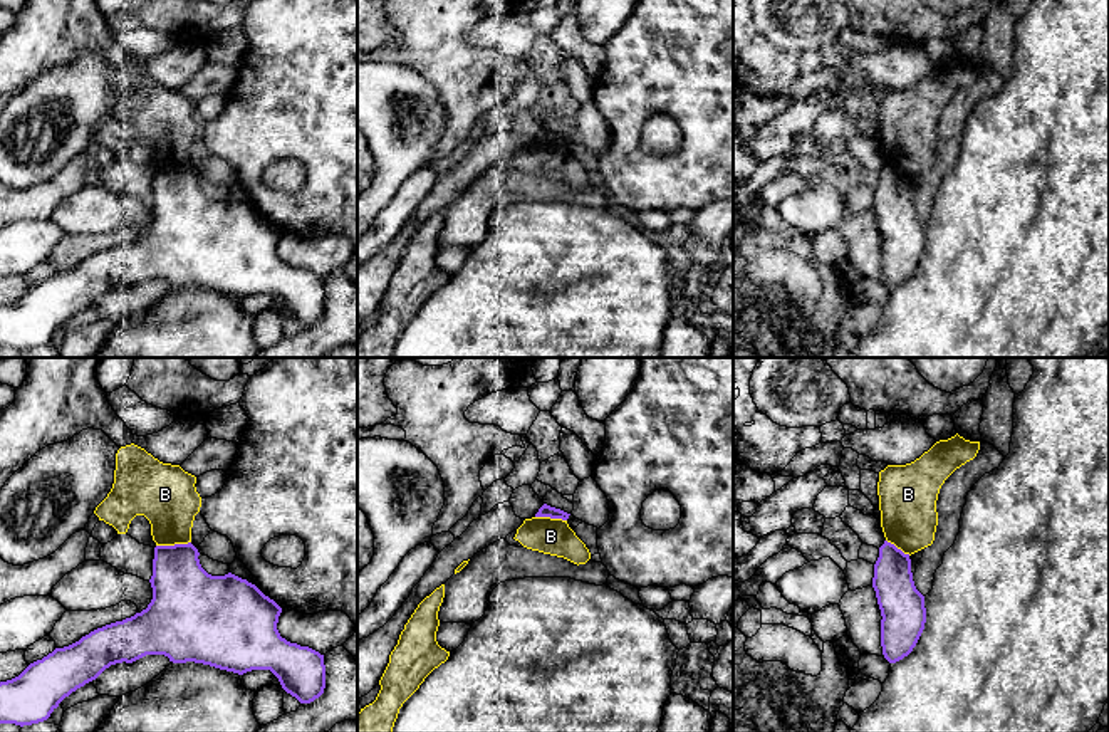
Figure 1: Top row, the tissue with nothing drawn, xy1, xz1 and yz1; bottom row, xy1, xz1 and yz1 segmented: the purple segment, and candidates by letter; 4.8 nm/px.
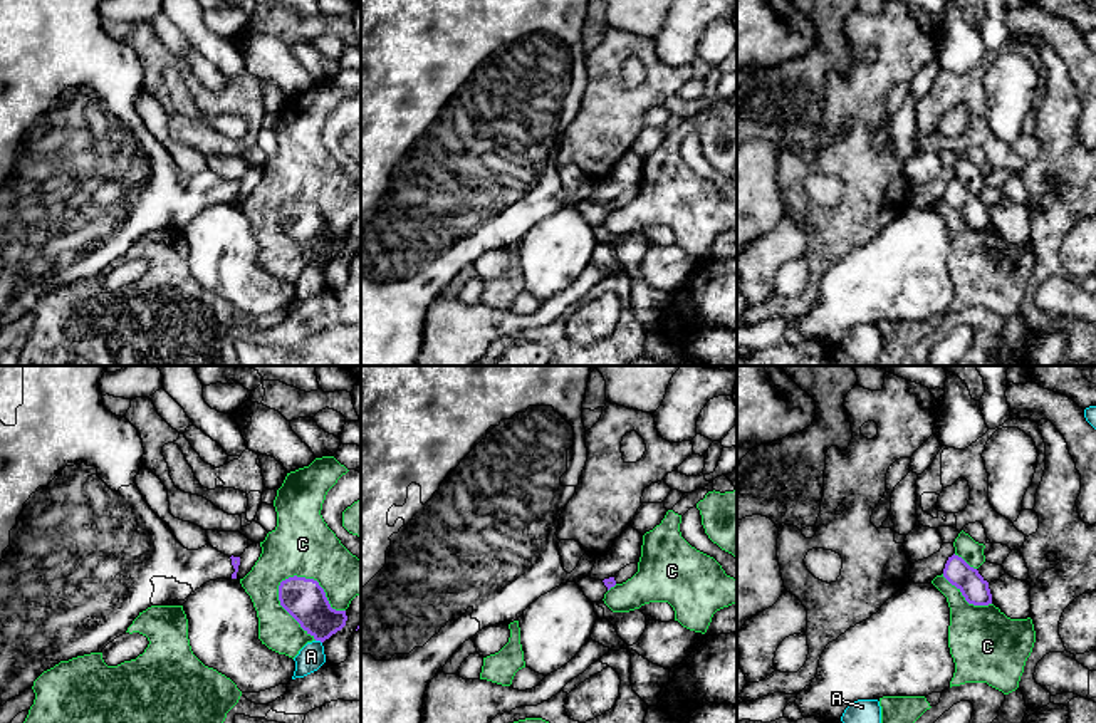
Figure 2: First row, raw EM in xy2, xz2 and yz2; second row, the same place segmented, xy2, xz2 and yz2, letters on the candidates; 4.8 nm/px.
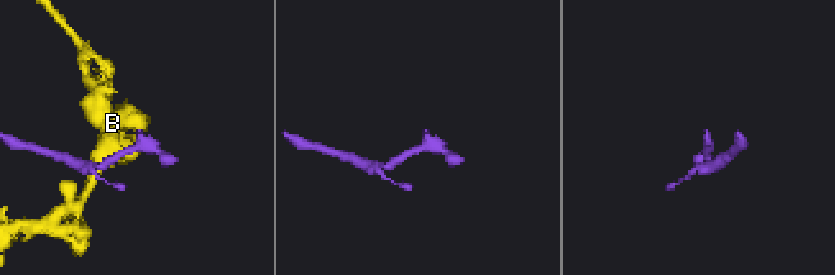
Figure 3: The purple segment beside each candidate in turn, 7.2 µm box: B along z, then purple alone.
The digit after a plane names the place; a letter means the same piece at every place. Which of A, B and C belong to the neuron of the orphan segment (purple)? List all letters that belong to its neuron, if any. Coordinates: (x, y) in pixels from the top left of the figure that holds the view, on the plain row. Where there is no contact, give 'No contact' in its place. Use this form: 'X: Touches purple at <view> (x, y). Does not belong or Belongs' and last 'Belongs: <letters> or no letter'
A: Touches purple at xy2 (319, 264). Does not belong
B: Touches purple at xy1 (175, 168). Does not belong
C: Touches purple at xy2 (316, 205). Does not belong
Belongs: no letter

